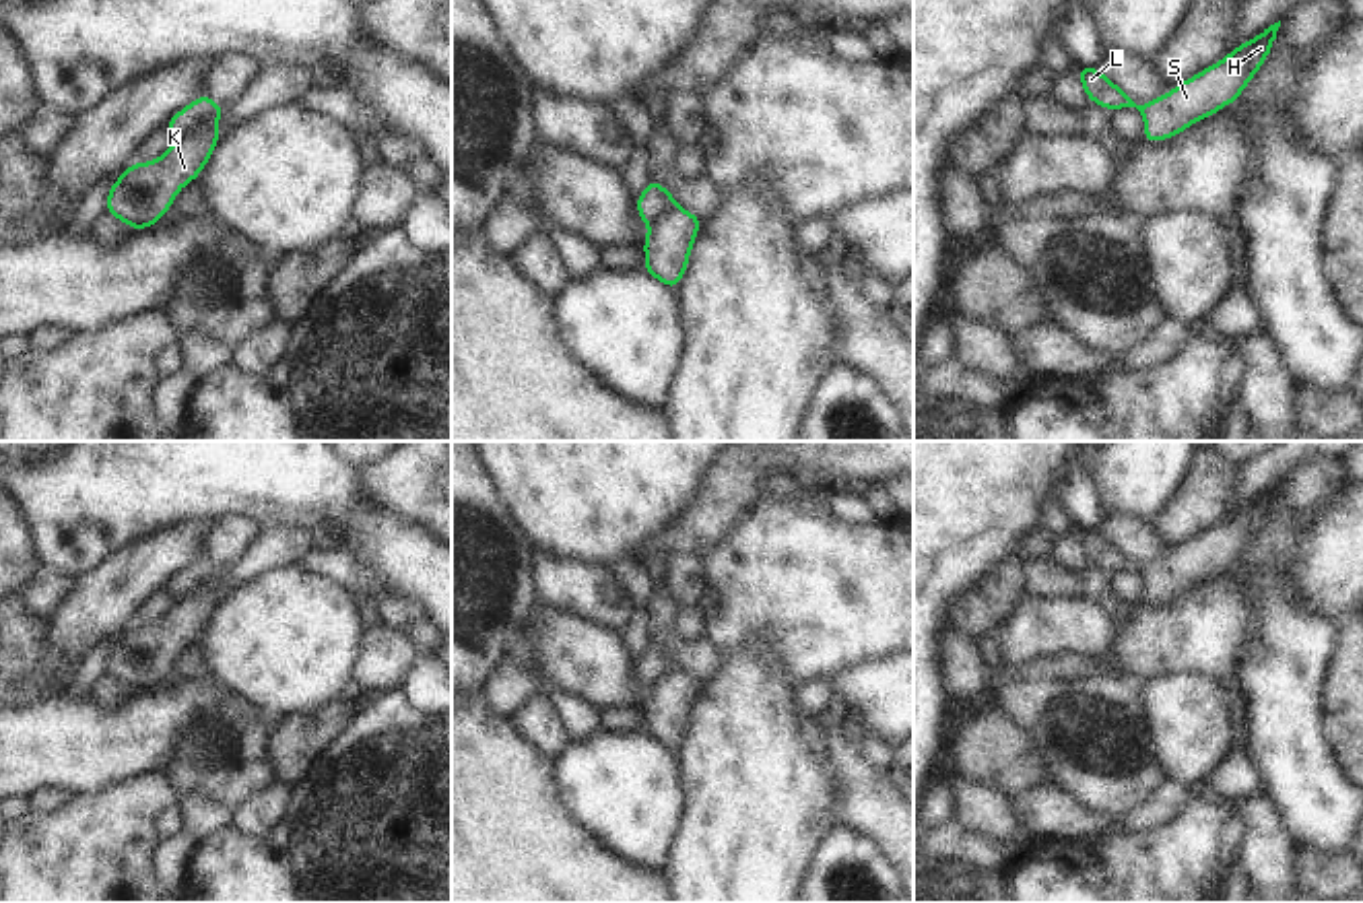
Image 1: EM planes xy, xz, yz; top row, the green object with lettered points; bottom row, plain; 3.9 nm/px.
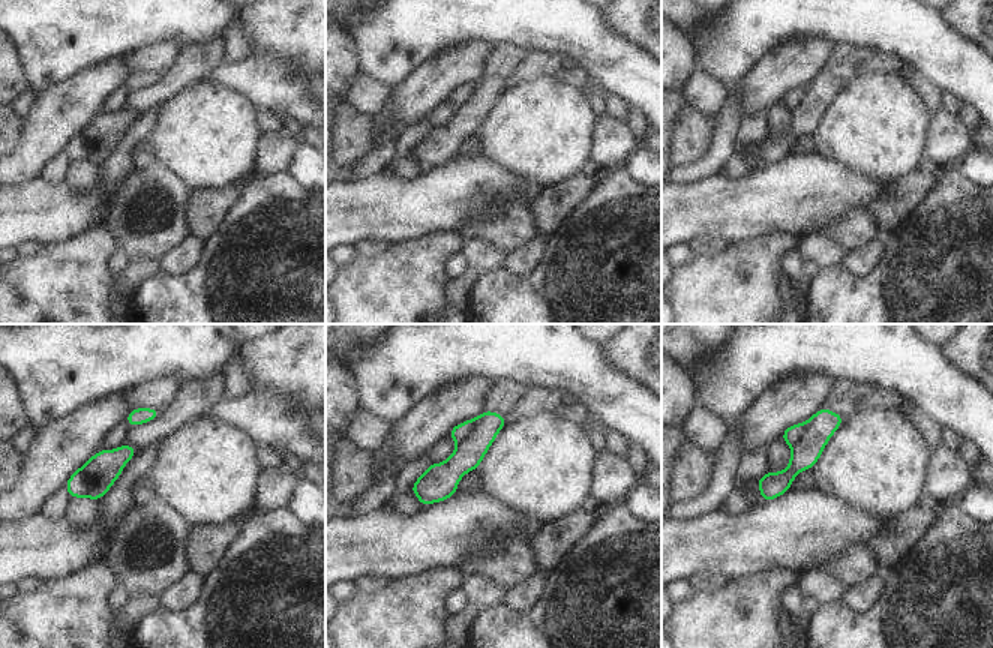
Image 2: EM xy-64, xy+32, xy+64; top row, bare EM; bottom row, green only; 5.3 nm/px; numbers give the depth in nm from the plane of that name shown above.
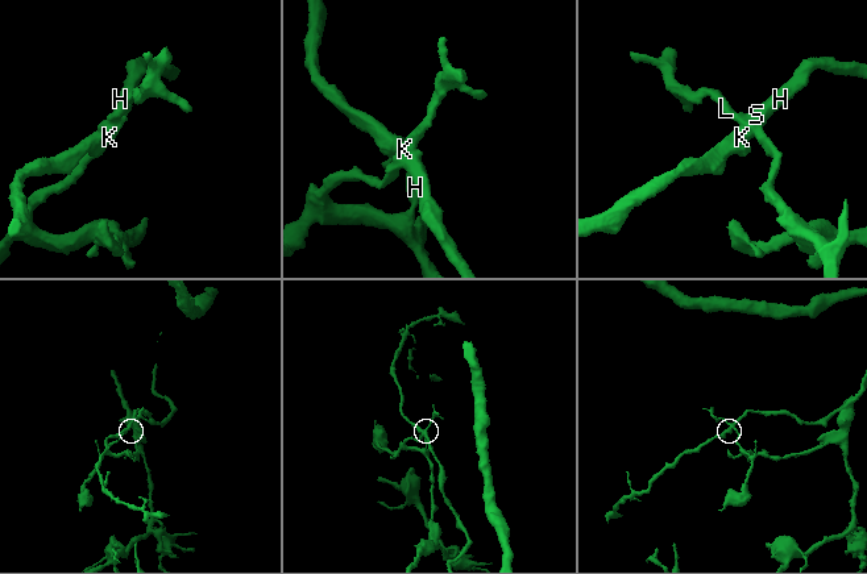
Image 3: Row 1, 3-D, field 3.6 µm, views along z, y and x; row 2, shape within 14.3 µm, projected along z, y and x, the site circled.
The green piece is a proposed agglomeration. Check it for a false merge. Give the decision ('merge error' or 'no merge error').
merge error

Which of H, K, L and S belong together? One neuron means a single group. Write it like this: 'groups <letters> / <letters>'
groups H K S / L

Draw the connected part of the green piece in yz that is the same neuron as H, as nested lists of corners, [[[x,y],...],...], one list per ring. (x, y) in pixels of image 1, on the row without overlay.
[[[1281,482],[1233,509],[1229,517],[1186,540],[1169,555],[1149,563],[1142,569],[1142,602],[1169,602],[1192,586],[1215,577],[1221,569],[1239,563],[1241,553],[1270,517],[1278,489]]]

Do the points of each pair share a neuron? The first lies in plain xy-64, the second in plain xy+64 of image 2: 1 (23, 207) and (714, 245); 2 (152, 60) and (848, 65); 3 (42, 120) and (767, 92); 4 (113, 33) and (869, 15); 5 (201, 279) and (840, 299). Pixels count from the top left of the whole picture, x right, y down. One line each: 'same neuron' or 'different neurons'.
1: different neurons
2: same neuron
3: same neuron
4: same neuron
5: same neuron

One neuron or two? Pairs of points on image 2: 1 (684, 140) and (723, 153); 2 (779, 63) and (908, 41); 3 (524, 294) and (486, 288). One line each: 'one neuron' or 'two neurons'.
1: two neurons
2: two neurons
3: one neuron

